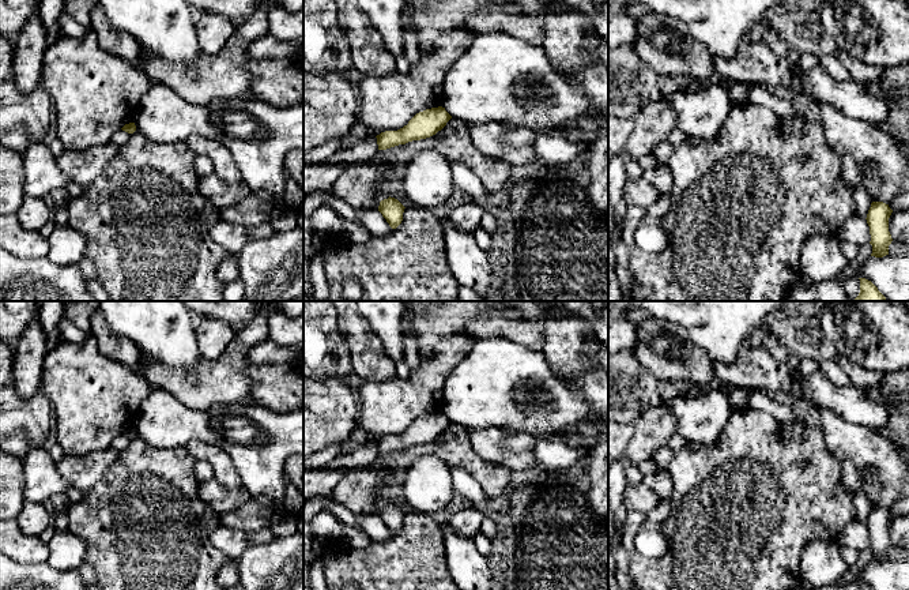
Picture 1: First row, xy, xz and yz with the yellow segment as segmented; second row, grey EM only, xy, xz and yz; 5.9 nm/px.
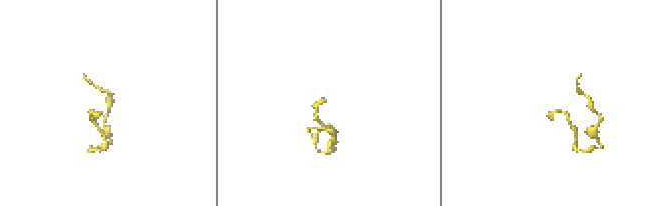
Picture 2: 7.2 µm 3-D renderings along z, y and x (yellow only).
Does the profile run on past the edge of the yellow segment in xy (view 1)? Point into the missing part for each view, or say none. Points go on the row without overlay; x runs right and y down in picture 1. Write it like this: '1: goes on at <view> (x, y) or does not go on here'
1: does not go on here

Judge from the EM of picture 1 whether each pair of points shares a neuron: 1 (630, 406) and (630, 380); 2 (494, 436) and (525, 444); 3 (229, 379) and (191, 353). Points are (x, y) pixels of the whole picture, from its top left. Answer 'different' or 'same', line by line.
1: same
2: different
3: different

